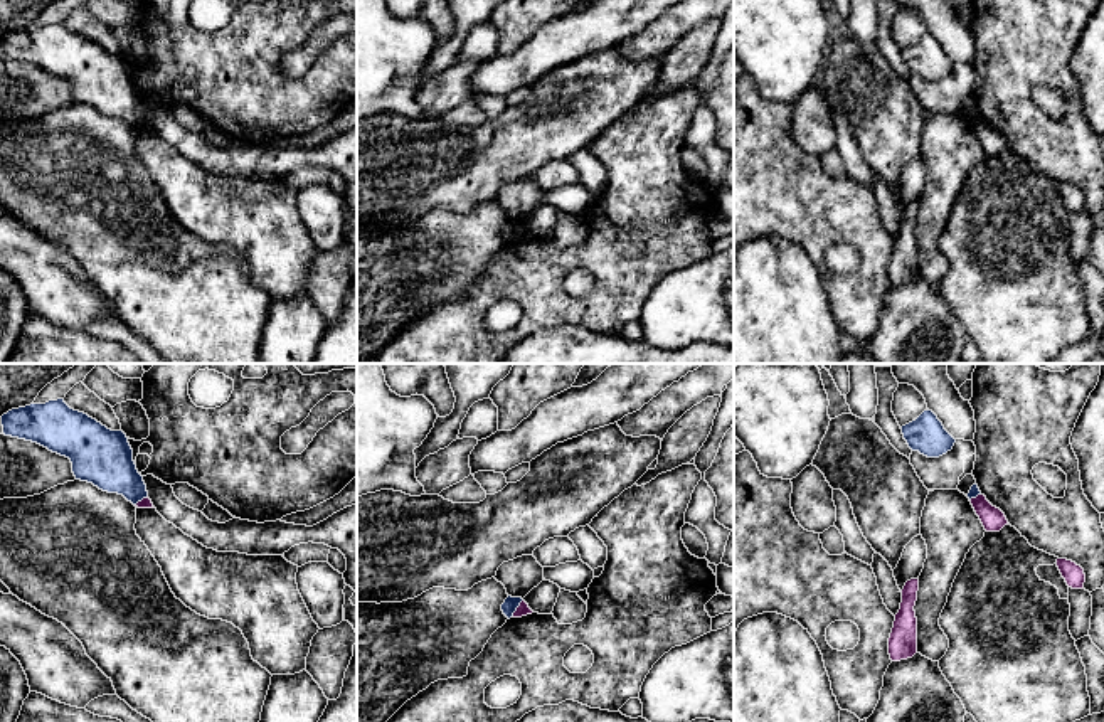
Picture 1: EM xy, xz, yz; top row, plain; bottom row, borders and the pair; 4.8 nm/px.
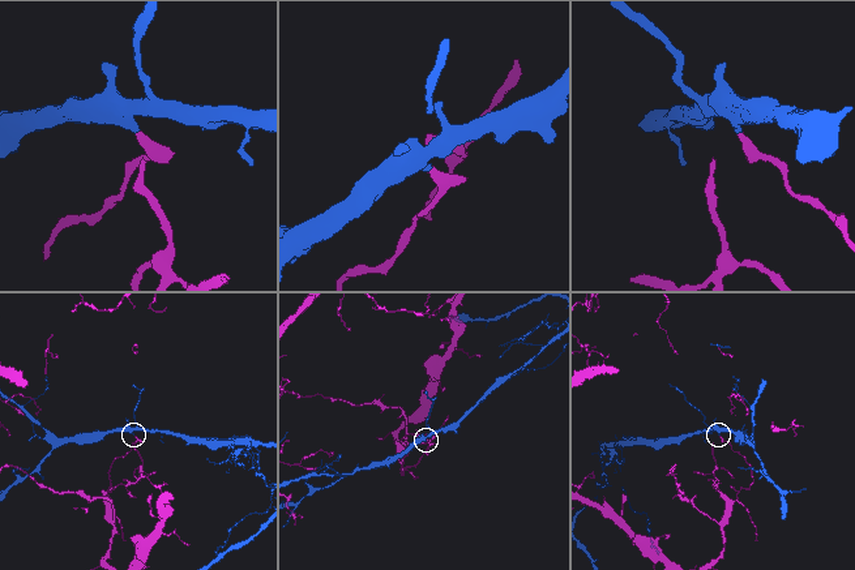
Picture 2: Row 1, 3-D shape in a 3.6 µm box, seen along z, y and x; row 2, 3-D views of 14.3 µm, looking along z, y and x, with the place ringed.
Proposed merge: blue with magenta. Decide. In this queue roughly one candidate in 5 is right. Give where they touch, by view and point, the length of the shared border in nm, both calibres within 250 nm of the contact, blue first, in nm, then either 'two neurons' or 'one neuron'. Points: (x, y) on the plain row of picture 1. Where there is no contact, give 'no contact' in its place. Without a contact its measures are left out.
meets blue in xz at (517, 229); contact 110 nm long; 70 nm thick on the blue side, 60 nm on the other; two neurons

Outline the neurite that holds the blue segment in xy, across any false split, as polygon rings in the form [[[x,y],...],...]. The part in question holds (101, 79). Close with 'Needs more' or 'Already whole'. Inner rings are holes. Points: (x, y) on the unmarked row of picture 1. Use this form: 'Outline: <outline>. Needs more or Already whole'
Outline: [[[64,22],[12,32],[2,39],[2,49],[5,59],[37,66],[52,76],[69,81],[76,103],[93,106],[108,116],[123,118],[133,128],[148,119],[126,57],[111,54],[88,37],[71,32]]]. Already whole

